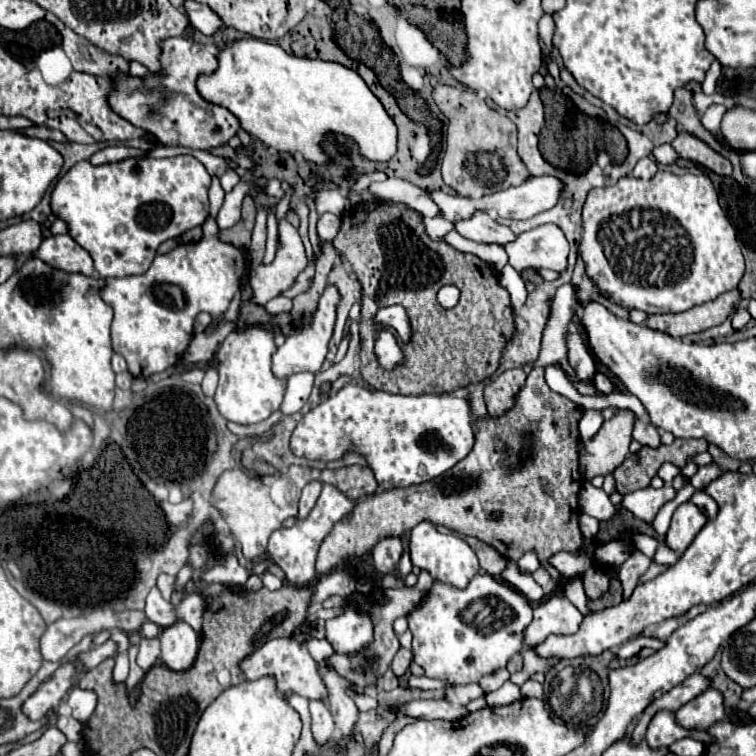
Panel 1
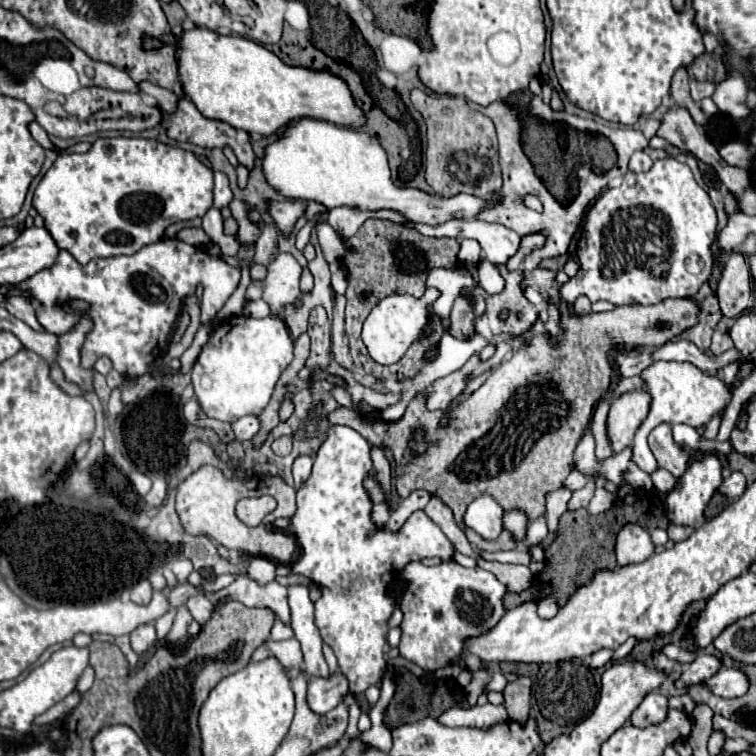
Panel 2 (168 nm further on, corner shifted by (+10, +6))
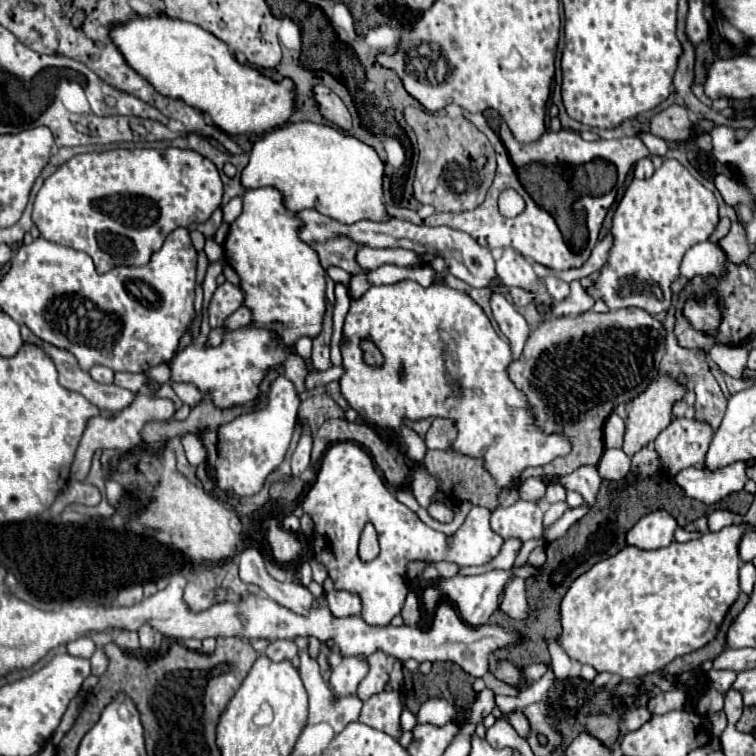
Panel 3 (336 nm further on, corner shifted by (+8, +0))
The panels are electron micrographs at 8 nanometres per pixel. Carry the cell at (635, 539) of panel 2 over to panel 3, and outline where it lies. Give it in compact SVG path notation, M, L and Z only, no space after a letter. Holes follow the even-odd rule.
M658 509L644 515L630 529L630 533L626 535L626 541L640 549L658 549L674 541L676 529L678 529L678 521L666 509Z

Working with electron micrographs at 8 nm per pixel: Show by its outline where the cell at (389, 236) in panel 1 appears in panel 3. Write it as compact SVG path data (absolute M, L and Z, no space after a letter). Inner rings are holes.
M364 341L362 349L364 349L364 359L368 365L382 365L382 355L370 341Z

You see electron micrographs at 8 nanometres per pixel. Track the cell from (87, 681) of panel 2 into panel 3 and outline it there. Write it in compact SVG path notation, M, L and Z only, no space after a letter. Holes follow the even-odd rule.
M94 653L90 663L92 663L92 673L102 675L106 671L106 667L108 667L108 657L106 657L106 653Z

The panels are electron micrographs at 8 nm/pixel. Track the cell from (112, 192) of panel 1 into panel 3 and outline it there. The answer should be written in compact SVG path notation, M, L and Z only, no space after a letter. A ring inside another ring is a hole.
M170 147L170 149L164 149L164 151L158 151L158 149L114 149L114 151L106 151L106 153L76 155L70 161L66 161L62 167L58 167L44 181L42 189L36 195L32 221L34 221L34 225L38 227L38 231L40 231L40 235L44 239L60 243L60 245L68 245L68 247L78 249L78 251L86 251L92 257L96 271L106 273L106 271L110 271L112 267L118 267L118 265L146 265L146 261L150 261L152 253L158 251L158 247L164 243L164 239L166 239L166 235L170 231L174 231L176 227L188 227L192 223L204 223L206 219L210 219L214 209L220 207L220 203L222 203L222 179L220 179L220 173L218 173L218 169L216 169L216 165L212 161L198 155L196 151L176 149L176 147Z

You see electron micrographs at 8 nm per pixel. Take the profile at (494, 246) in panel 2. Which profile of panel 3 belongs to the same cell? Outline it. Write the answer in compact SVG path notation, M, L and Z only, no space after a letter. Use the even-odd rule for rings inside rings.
M504 249L502 257L496 261L496 273L506 287L522 287L526 291L534 291L538 295L532 301L534 305L548 309L554 305L554 299L546 291L542 279L534 273L532 263L526 257L522 257L518 251Z

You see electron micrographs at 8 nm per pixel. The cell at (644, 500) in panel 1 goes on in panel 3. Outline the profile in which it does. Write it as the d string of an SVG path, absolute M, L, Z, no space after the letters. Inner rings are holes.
M736 461L716 471L710 471L706 467L690 467L678 473L674 481L684 489L688 497L698 499L702 503L716 503L726 495L744 489L748 481L746 469L746 461Z

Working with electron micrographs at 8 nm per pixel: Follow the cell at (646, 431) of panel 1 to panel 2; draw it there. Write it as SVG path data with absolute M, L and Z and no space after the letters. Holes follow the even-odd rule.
M662 423L662 425L654 427L648 435L648 445L660 467L670 471L674 477L684 475L684 471L688 467L690 451L688 449L680 451L680 445L670 435L670 425Z

